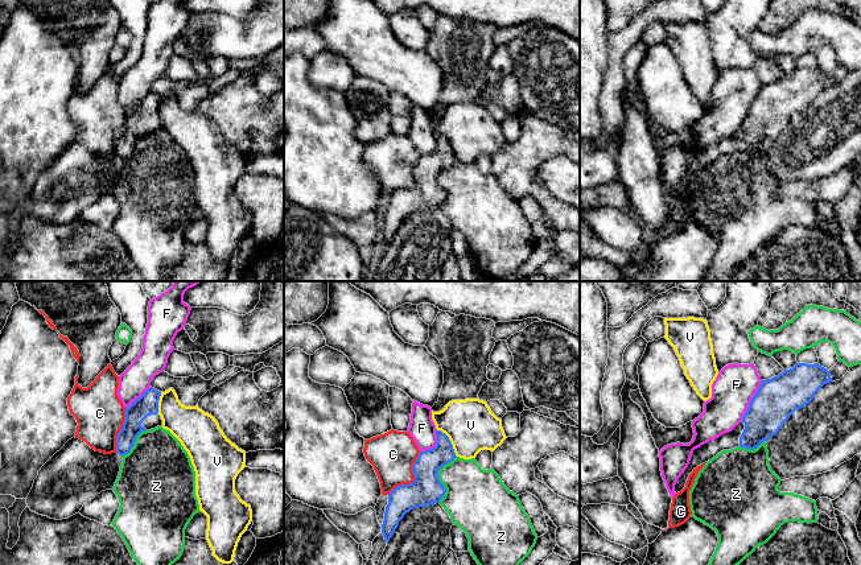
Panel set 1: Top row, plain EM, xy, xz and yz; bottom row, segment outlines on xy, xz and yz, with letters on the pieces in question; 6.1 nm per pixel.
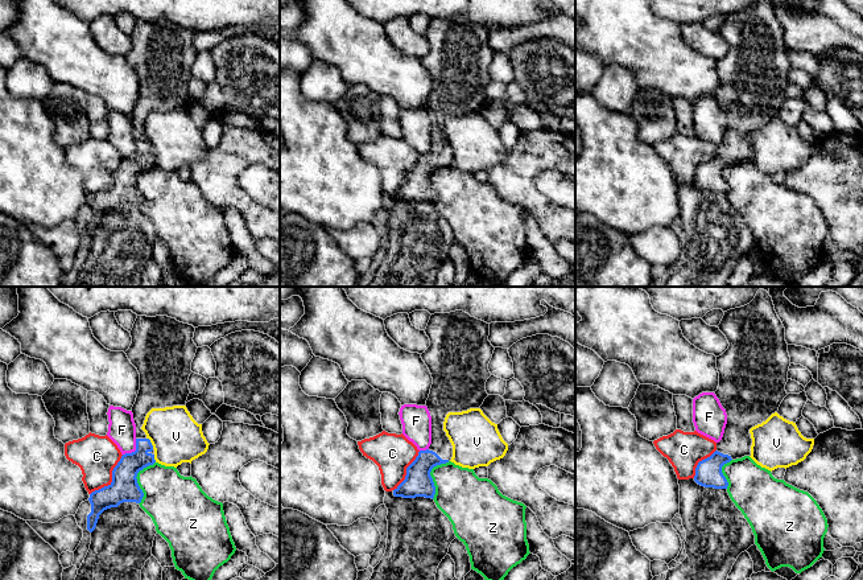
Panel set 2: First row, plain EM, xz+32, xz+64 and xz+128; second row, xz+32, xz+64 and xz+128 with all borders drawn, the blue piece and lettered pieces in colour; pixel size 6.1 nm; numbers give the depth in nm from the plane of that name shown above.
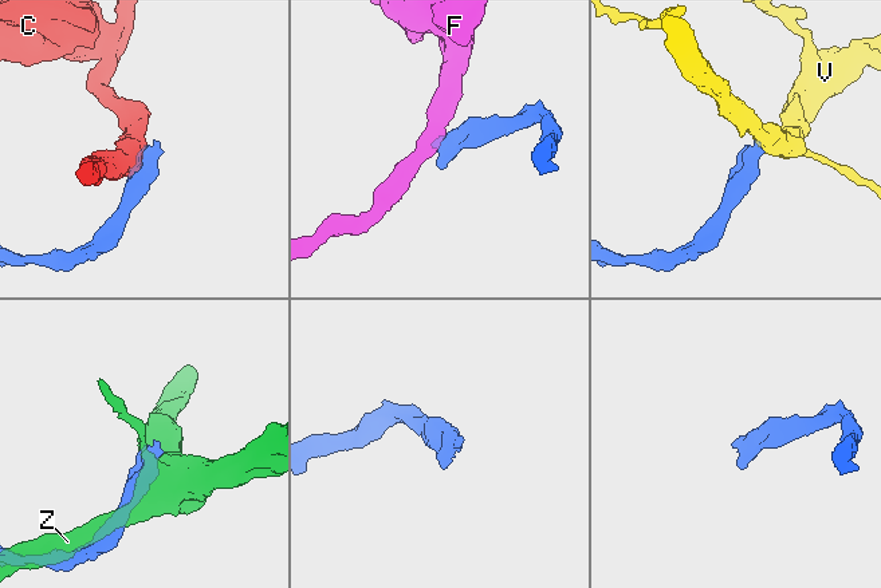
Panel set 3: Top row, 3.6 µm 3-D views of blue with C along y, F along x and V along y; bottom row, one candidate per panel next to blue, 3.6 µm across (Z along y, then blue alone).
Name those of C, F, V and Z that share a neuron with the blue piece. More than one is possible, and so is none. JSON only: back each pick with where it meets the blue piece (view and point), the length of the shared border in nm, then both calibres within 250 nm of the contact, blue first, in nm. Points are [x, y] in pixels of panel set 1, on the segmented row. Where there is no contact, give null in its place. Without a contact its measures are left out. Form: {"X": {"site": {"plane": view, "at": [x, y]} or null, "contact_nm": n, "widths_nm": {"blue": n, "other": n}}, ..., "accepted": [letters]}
{"accepted": []}

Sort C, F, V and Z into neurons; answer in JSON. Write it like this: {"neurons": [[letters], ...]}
{"neurons": [["C"], ["F"], ["V"], ["Z"]]}

